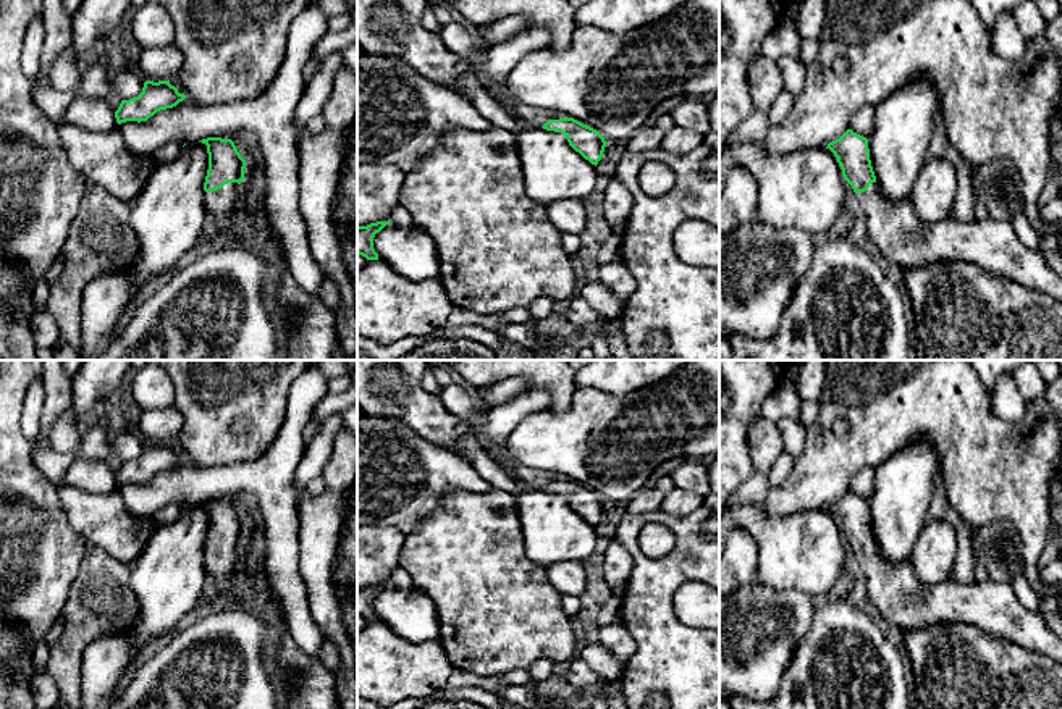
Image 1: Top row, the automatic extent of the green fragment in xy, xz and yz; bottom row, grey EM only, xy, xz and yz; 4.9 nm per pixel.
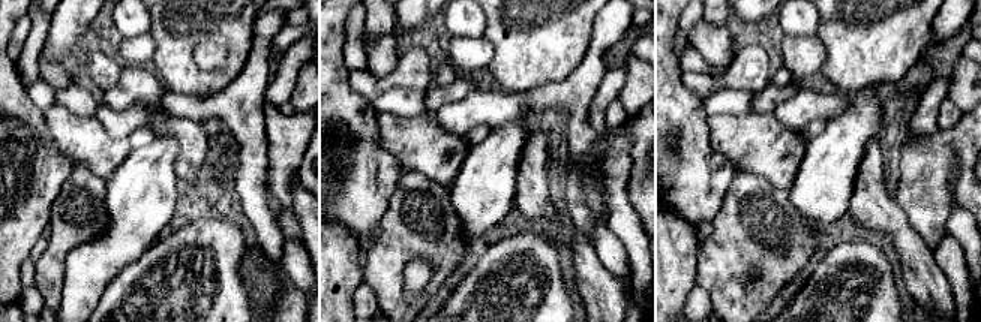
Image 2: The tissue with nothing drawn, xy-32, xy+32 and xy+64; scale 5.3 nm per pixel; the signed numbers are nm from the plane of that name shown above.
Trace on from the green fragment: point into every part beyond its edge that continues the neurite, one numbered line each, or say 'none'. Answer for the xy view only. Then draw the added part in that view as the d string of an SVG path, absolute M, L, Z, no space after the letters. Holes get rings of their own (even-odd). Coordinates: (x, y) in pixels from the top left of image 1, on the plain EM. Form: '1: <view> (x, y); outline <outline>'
1: xy (223, 564); outline M228 544L218 552L205 554L205 568L217 580L217 588L223 596L231 594L231 581L230 578L238 572L238 565L241 564L241 546Z

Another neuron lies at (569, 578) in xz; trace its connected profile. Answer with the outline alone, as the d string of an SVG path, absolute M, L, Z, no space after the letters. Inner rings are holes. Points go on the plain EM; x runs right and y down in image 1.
M563 562L548 567L550 583L561 593L577 596L587 589L587 573L582 562Z

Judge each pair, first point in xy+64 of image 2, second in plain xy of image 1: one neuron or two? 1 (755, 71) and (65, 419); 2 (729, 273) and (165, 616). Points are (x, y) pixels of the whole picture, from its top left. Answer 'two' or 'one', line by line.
1: two
2: two

